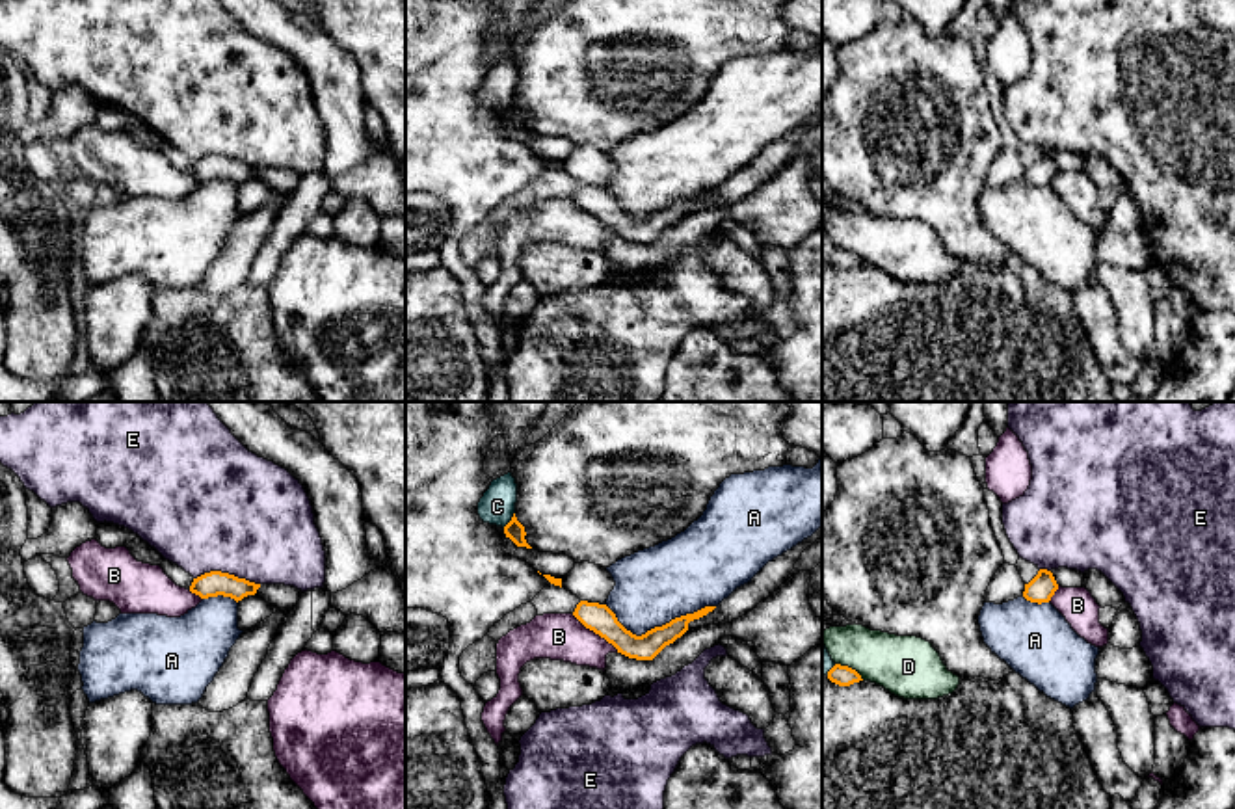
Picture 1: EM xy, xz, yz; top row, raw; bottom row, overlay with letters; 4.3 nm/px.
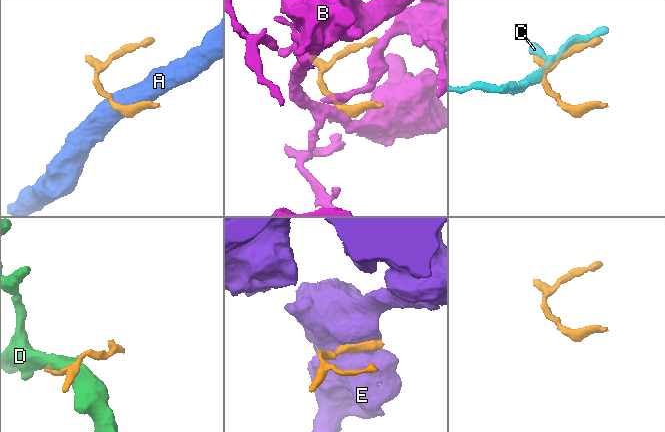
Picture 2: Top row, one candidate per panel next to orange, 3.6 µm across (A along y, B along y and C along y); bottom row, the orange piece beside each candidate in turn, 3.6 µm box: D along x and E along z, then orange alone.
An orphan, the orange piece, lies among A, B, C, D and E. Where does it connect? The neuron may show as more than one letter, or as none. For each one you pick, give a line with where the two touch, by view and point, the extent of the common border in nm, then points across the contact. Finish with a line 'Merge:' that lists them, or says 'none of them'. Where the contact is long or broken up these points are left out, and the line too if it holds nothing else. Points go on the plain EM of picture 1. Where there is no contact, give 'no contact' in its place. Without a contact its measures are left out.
B: meets orange in xz at (596, 216); contact 260 nm long
Merge: B

